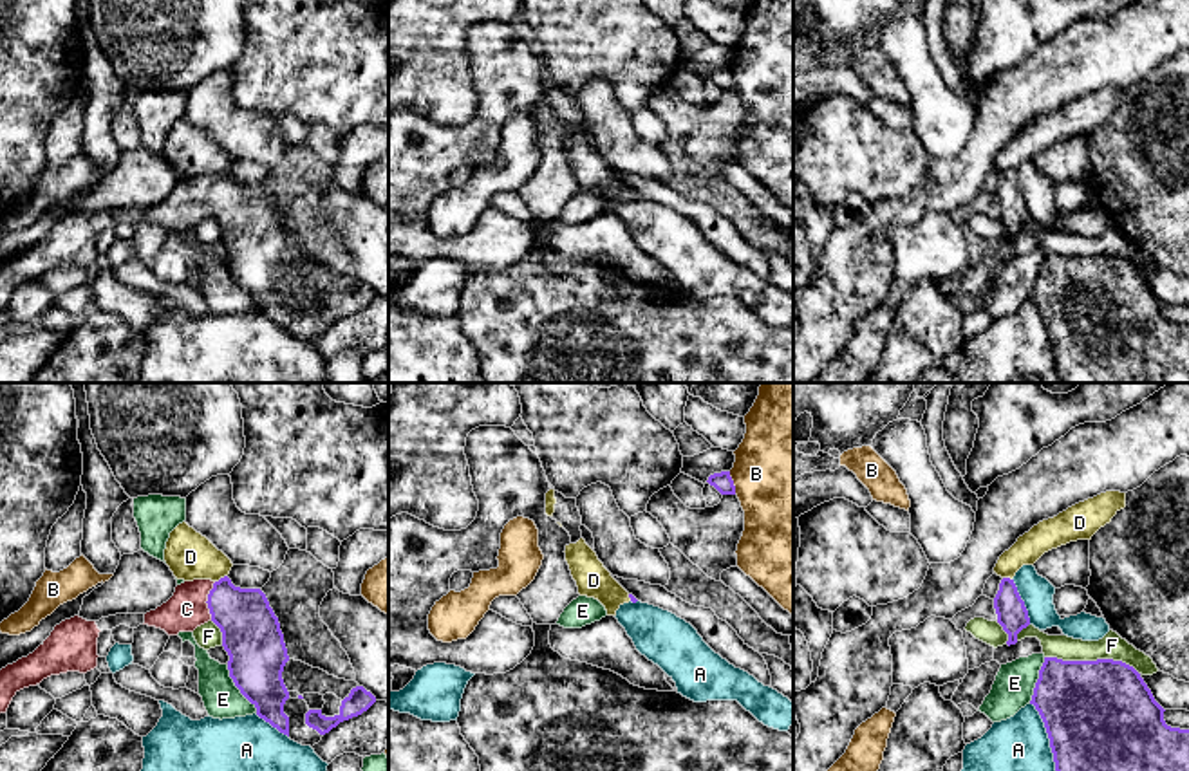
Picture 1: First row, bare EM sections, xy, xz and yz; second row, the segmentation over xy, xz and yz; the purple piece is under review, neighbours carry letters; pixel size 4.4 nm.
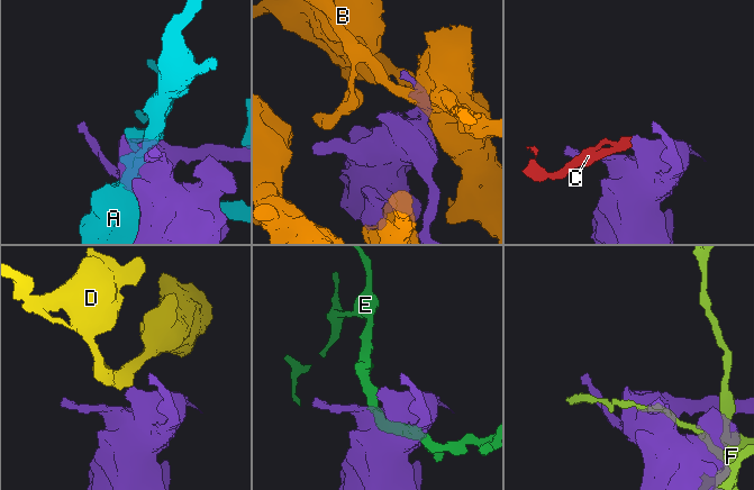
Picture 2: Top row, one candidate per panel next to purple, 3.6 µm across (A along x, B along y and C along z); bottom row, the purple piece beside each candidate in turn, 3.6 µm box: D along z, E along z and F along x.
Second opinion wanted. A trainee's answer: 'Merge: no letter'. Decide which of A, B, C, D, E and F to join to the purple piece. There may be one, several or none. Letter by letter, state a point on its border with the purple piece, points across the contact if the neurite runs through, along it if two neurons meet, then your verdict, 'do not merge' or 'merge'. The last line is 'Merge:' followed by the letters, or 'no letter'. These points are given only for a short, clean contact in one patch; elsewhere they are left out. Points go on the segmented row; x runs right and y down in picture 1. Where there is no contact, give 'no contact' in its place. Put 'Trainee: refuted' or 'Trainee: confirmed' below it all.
A: meets purple in yz at (1048, 737); do not merge
B: meets purple in xz at (732, 483); do not merge
C: meets purple in xy at (206, 602); runs through xy (252, 634), (219, 602), (206, 602), (196, 602), (187, 609); merge
D: meets purple in xy at (221, 578); border along xy (226, 575), (215, 582); do not merge
E: meets purple in xy at (237, 687); do not merge
F: meets purple in yz at (1092, 661); do not merge
Merge: C
Trainee: refuted

